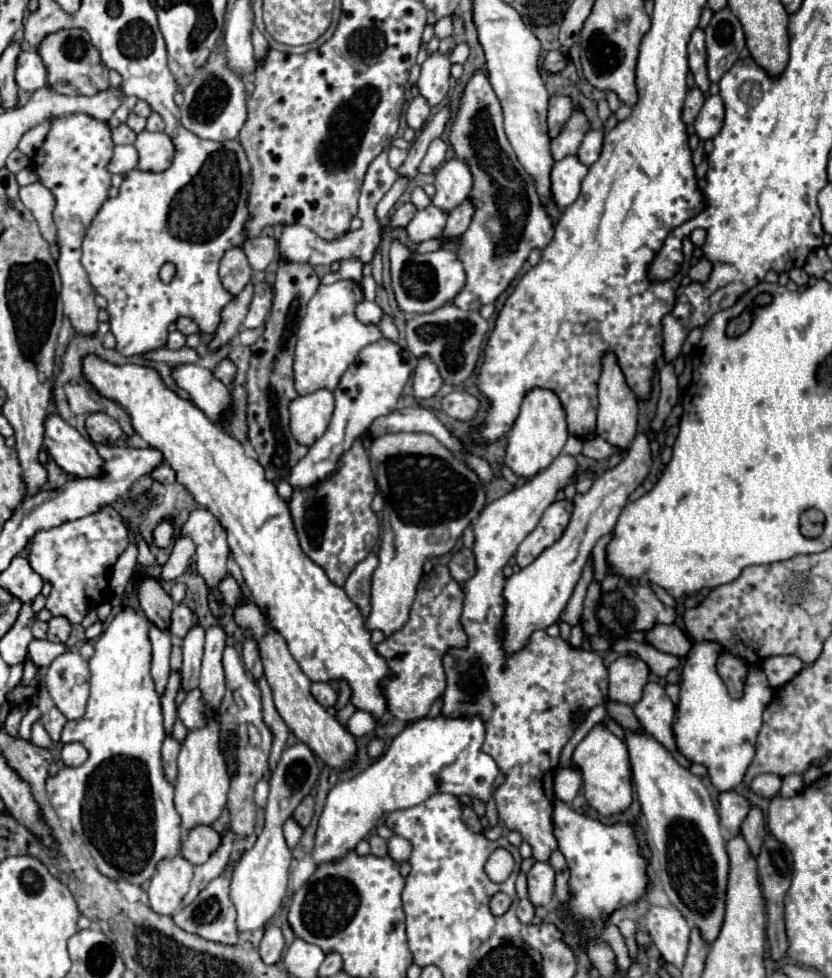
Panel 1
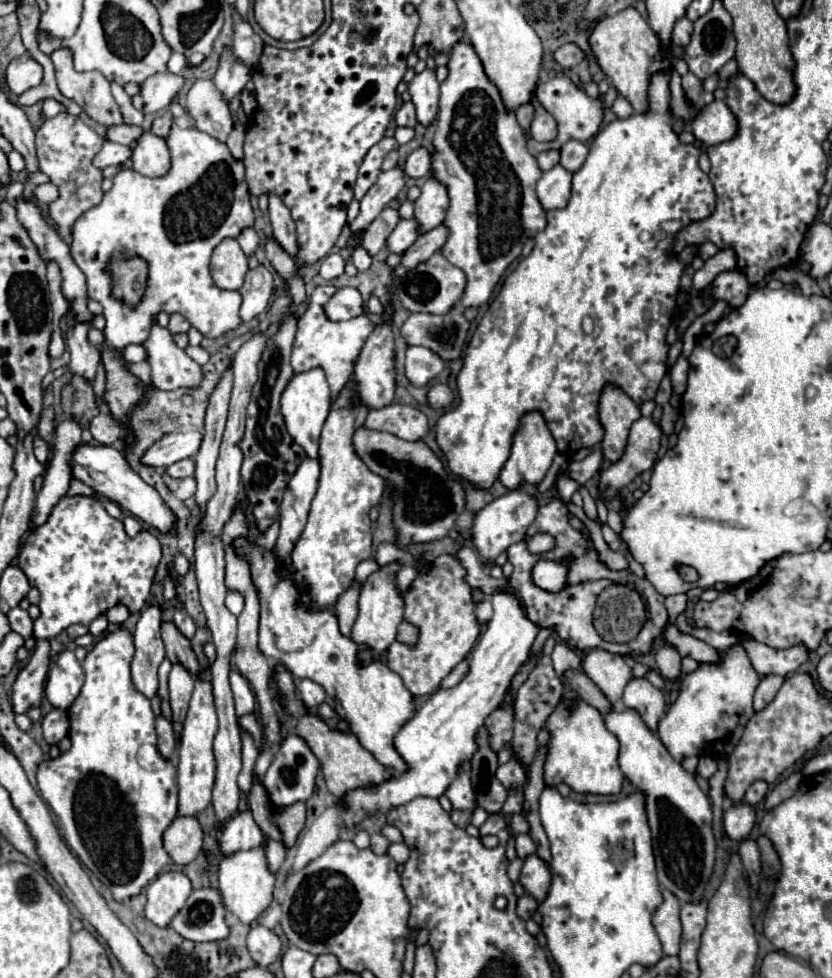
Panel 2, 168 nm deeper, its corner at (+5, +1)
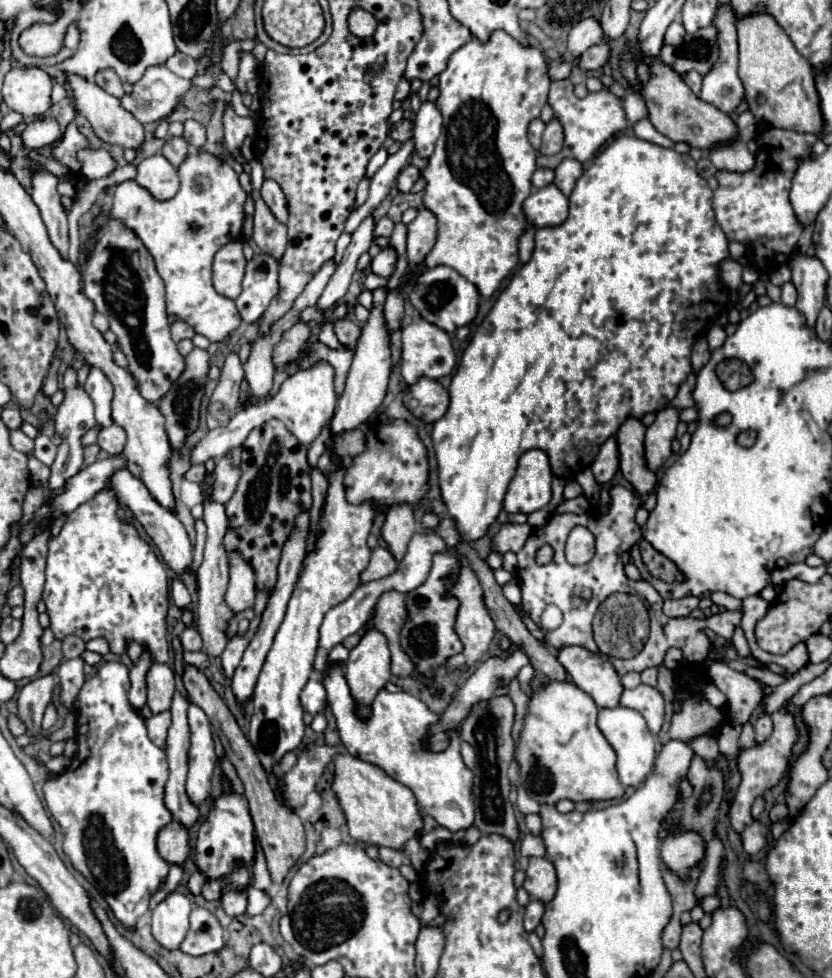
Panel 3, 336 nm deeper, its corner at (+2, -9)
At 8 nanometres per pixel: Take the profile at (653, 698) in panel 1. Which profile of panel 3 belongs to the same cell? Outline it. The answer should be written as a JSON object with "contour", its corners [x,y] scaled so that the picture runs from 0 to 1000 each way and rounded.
{"contour":[[[768,699],[761,706],[749,706],[744,720],[770,728],[773,734],[778,736],[778,742],[785,753],[794,746],[797,732],[799,732],[799,720],[797,720],[797,714],[790,703]]]}

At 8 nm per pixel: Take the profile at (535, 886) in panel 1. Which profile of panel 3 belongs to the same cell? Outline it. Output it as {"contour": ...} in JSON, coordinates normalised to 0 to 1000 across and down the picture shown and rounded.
{"contour":[[[636,877],[636,888],[633,888],[633,898],[629,908],[636,912],[638,918],[657,924],[669,910],[669,896],[665,881],[660,877]]]}

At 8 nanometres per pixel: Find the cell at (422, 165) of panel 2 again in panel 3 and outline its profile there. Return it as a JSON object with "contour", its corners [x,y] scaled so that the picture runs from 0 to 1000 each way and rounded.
{"contour":[[[489,168],[477,180],[477,194],[480,196],[492,196],[504,182],[506,182],[506,176],[496,168]]]}

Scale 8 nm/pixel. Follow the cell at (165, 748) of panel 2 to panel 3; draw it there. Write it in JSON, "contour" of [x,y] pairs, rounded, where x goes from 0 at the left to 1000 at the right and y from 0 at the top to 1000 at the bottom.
{"contour":[[[198,726],[198,728],[184,730],[181,734],[174,736],[174,742],[177,742],[179,755],[184,757],[184,761],[189,761],[191,765],[198,765],[201,746],[203,746],[203,742],[206,742],[206,728]]]}

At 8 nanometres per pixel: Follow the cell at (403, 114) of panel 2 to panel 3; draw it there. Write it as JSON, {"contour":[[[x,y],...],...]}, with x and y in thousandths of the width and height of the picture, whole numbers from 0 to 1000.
{"contour":[[[480,123],[477,127],[470,129],[468,139],[470,139],[472,143],[477,143],[477,145],[492,143],[492,141],[496,139],[496,125],[494,125],[494,123]]]}

